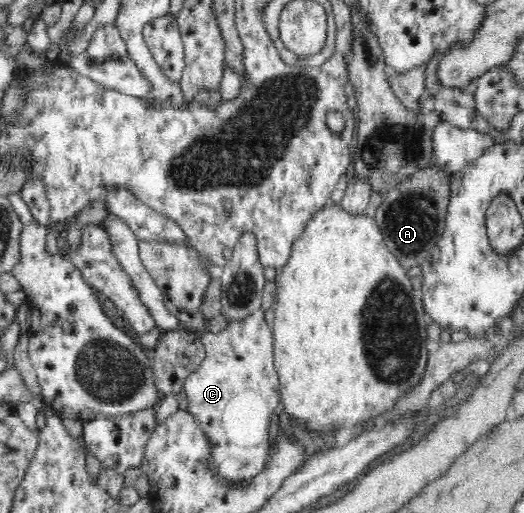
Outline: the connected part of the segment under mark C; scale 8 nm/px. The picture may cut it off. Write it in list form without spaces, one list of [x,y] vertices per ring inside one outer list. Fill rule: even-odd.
[[[260,308],[242,321],[228,321],[226,329],[212,333],[210,329],[198,329],[197,337],[206,350],[198,370],[186,378],[183,391],[188,399],[187,412],[202,430],[210,445],[210,455],[204,460],[207,472],[219,477],[228,487],[245,486],[263,470],[269,454],[270,423],[281,407],[279,379],[274,367],[274,333]]]

